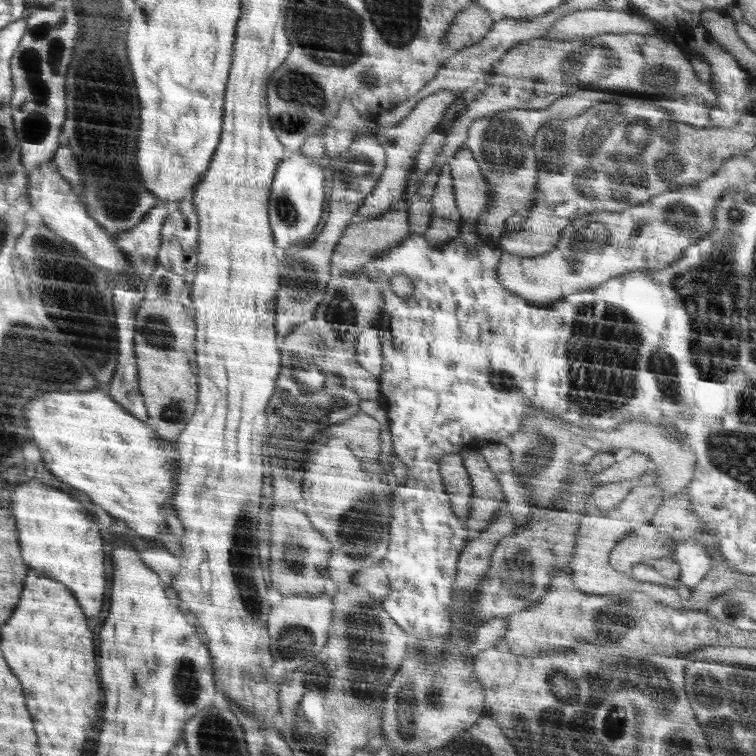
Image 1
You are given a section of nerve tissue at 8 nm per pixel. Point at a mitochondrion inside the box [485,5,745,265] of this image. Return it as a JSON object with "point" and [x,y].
{"point":[571,63]}

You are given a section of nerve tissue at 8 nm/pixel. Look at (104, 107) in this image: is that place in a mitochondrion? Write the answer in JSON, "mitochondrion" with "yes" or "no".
{"mitochondrion":"yes"}

